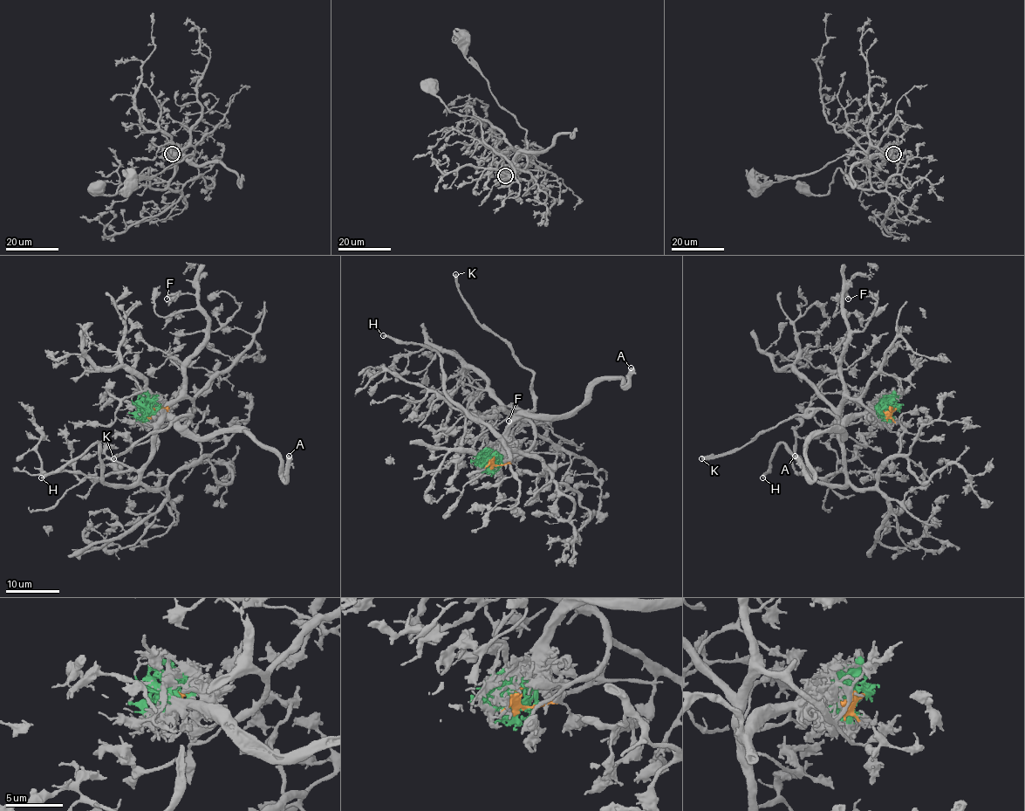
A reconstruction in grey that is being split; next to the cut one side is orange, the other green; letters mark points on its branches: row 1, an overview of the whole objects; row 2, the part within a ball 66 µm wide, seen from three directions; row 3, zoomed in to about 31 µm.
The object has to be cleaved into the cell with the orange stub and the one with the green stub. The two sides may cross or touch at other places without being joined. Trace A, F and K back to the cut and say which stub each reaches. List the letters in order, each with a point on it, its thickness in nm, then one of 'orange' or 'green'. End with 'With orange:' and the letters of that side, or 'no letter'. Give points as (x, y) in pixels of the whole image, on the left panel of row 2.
A: (289, 456) | 550 nm | green
F: (167, 298) | 160 nm | orange
K: (113, 458) | 400 nm | green
With orange: F

